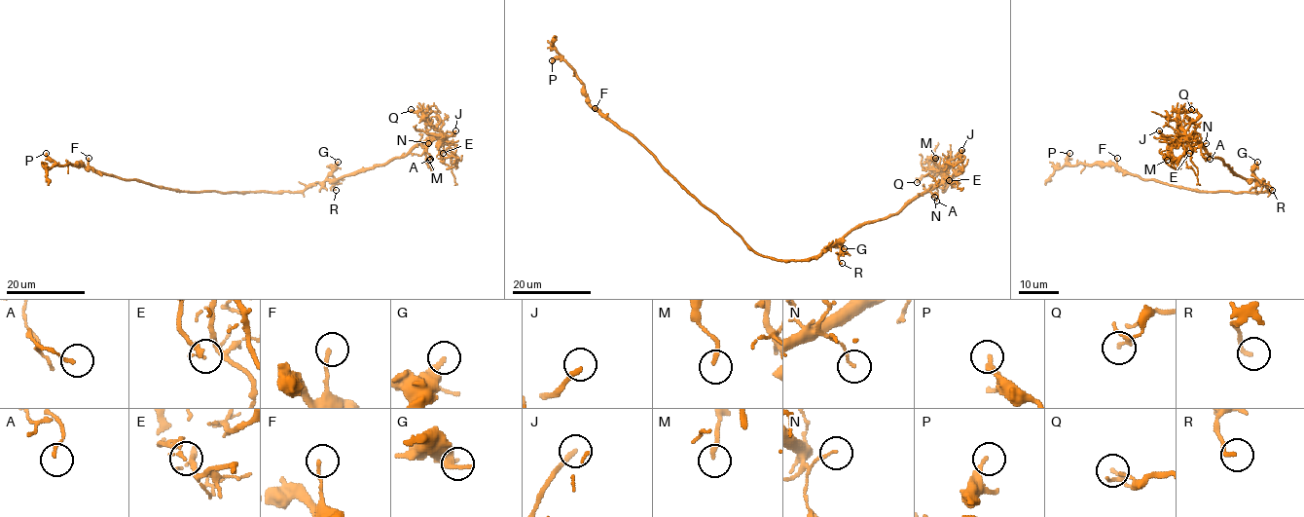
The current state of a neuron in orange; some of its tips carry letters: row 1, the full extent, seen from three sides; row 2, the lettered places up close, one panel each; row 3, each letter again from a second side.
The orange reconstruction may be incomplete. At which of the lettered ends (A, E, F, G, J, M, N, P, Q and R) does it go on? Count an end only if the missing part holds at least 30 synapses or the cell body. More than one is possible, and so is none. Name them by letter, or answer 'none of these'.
J

